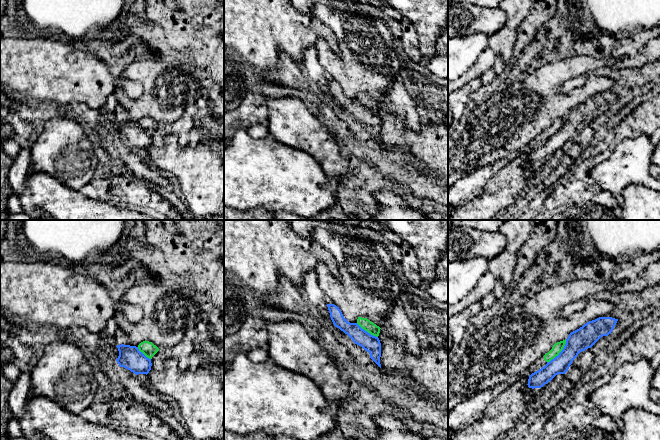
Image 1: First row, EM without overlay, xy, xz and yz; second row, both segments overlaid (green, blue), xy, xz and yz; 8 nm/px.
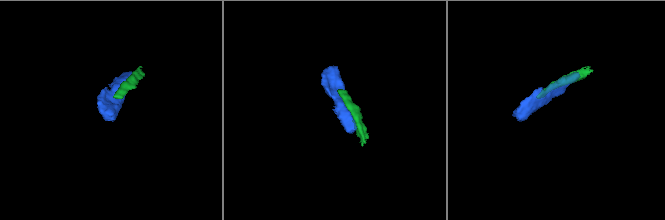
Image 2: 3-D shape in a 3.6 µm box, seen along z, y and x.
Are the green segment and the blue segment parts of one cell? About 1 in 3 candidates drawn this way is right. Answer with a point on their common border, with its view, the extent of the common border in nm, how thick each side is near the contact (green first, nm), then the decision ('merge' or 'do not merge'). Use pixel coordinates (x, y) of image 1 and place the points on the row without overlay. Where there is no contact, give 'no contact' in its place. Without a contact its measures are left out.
yz (560, 127) | 240 nm | 80/180 nm | do not merge

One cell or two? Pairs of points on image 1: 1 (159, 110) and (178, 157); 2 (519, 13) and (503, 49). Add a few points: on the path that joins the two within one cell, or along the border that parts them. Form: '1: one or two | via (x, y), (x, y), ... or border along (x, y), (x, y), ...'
1: two | border along (159, 126), (165, 127)
2: one | via (512, 22), (504, 40)

